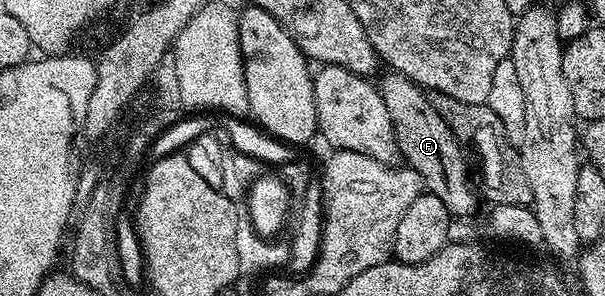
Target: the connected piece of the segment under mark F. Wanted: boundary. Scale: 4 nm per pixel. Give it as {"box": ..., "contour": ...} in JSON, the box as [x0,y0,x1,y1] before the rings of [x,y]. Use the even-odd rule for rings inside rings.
{"box":[378,70,478,218],"contour":[[[388,70],[385,73],[378,80],[378,87],[394,126],[396,147],[403,163],[420,175],[427,191],[442,198],[442,203],[453,218],[471,217],[471,212],[476,208],[476,200],[478,201],[478,192],[474,187],[473,177],[472,180],[468,177],[469,157],[465,149],[450,126],[442,122],[438,110],[434,110],[434,106],[428,101],[425,89],[400,72]]]}

